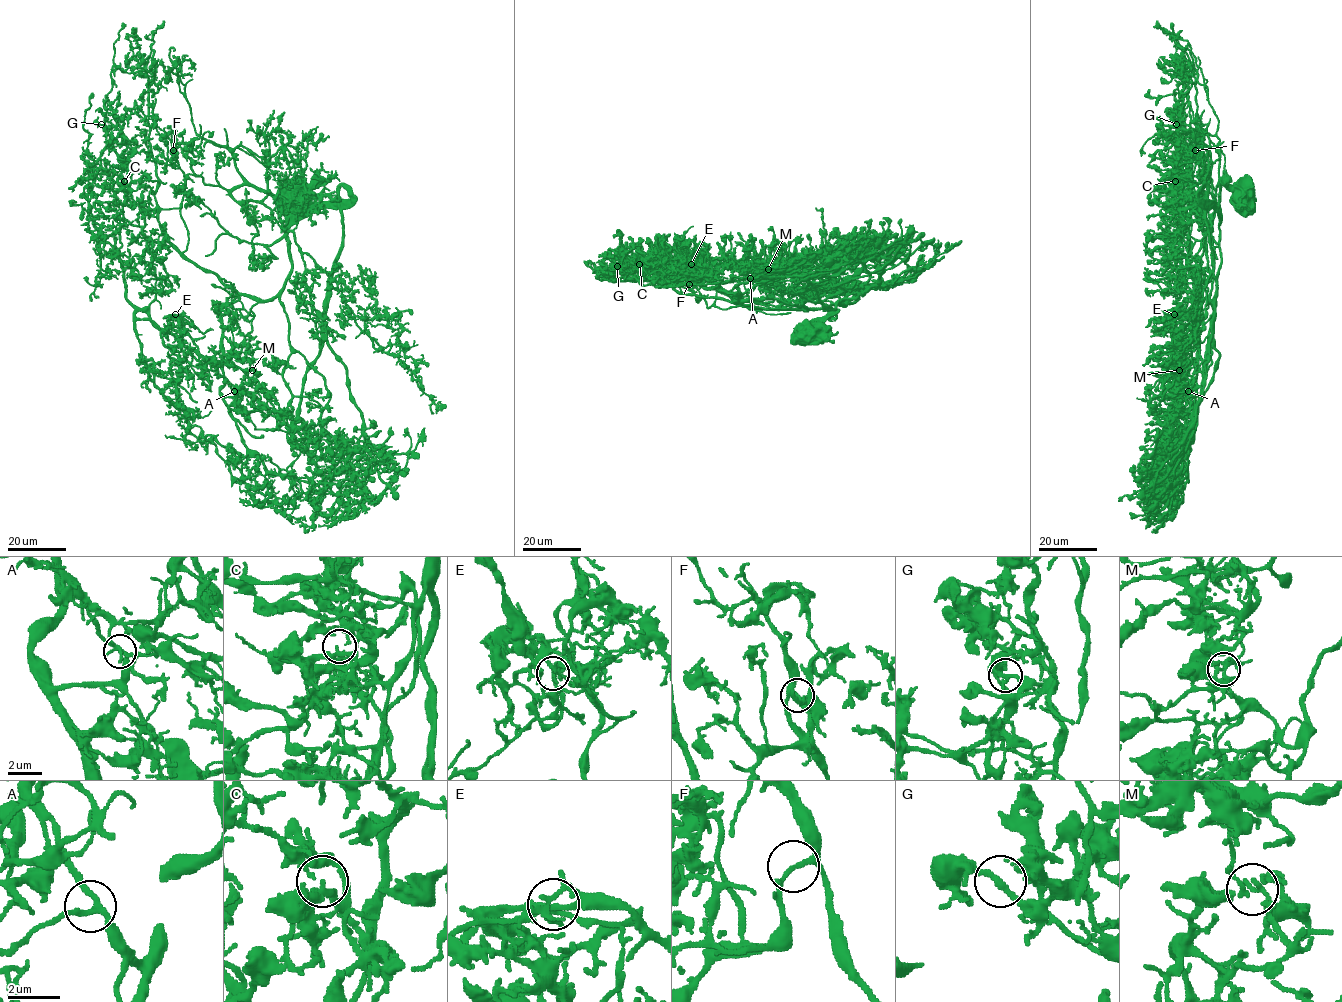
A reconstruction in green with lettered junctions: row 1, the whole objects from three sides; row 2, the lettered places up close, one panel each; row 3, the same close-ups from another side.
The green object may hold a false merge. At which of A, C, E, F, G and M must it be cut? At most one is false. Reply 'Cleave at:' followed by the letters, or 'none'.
Cleave at: none

